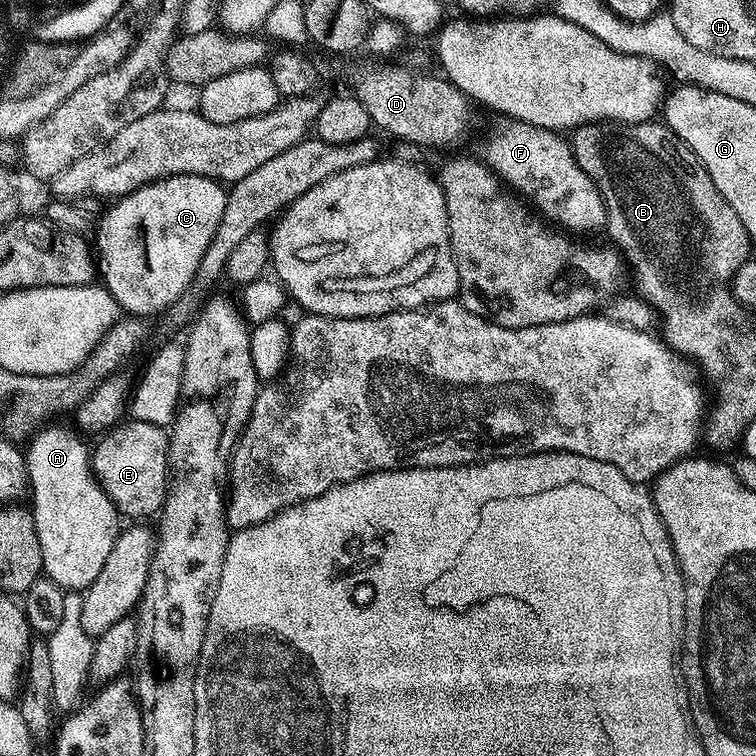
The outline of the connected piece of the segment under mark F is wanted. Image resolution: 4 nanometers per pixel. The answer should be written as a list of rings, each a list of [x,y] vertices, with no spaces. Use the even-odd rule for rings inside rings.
[[[504,118],[484,140],[483,163],[513,193],[519,194],[545,221],[572,232],[596,232],[605,227],[606,210],[602,194],[578,166],[571,143],[559,131],[530,126],[521,120]]]

